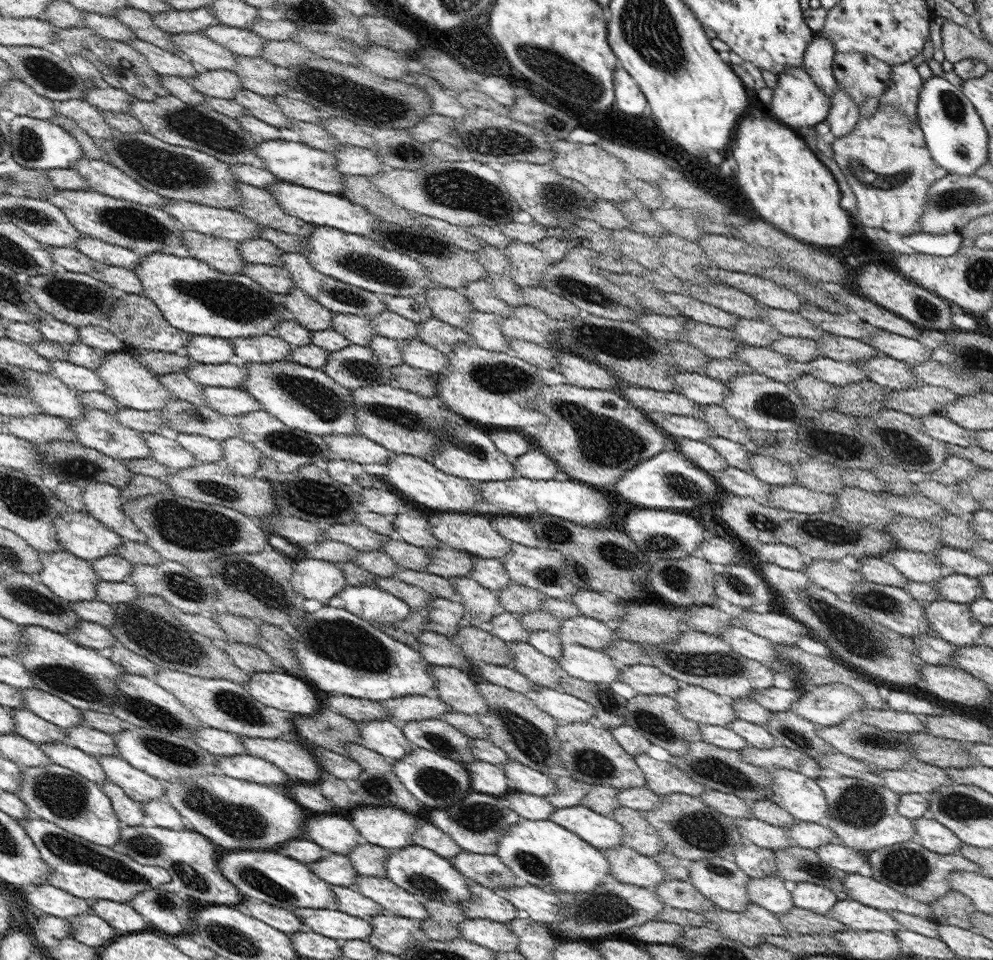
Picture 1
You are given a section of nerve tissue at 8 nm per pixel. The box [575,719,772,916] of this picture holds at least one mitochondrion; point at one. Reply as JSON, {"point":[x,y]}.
{"point":[707,832]}

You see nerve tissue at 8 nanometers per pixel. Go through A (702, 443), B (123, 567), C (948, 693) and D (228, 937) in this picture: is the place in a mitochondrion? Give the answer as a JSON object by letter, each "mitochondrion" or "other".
{"A":"other","B":"other","C":"other","D":"mitochondrion"}

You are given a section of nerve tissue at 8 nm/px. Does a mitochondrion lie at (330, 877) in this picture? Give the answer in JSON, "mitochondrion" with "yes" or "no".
{"mitochondrion":"no"}

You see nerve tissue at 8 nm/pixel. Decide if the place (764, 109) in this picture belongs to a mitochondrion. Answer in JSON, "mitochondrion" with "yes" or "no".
{"mitochondrion":"no"}

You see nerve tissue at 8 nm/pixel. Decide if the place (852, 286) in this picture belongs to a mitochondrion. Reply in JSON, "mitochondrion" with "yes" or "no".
{"mitochondrion":"no"}

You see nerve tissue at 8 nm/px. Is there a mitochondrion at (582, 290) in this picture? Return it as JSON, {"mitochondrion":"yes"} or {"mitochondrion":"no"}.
{"mitochondrion":"yes"}

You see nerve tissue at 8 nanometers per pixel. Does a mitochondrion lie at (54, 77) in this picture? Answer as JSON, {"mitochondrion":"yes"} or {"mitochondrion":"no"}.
{"mitochondrion":"yes"}

